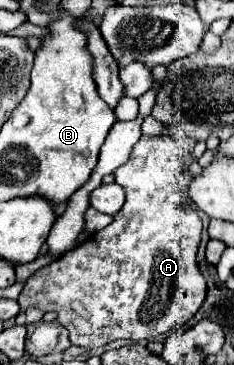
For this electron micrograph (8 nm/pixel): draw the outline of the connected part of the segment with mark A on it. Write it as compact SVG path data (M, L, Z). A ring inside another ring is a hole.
M143 135L127 163L123 163L119 169L113 171L113 177L115 177L115 183L119 183L123 189L125 189L125 205L119 213L113 215L113 223L107 225L105 229L93 233L87 241L83 241L81 245L77 245L75 249L67 251L65 255L61 255L59 259L55 259L53 263L49 263L47 267L35 271L27 281L25 281L25 287L17 299L21 311L27 311L29 307L35 307L35 309L41 309L43 313L47 311L53 311L57 313L57 321L69 331L69 337L71 337L71 343L73 345L79 345L79 347L87 347L87 349L93 349L93 347L101 347L101 345L107 345L115 339L133 339L133 341L141 341L141 339L153 339L157 335L163 335L167 333L169 329L173 327L179 327L183 323L187 323L201 307L201 301L205 301L205 277L201 275L199 267L197 267L197 261L195 261L195 255L197 255L197 247L199 247L199 239L201 239L201 219L197 215L197 209L195 205L191 203L189 199L189 193L187 189L181 185L181 177L183 177L183 151L181 151L181 145L171 137L171 135L155 135L155 137L147 137Z

